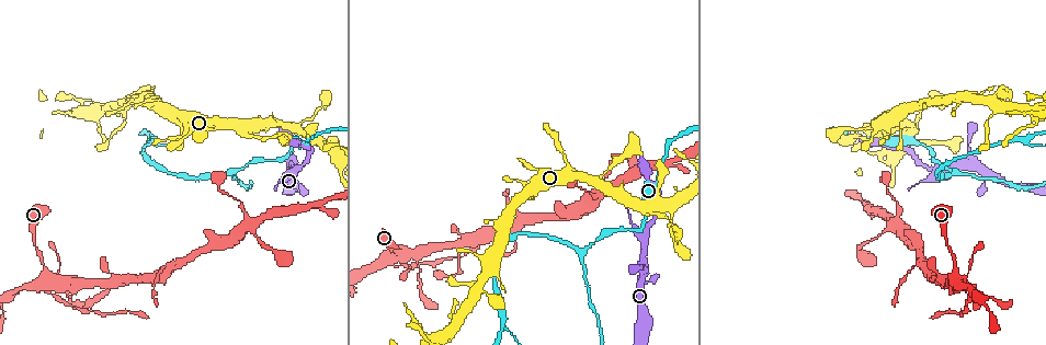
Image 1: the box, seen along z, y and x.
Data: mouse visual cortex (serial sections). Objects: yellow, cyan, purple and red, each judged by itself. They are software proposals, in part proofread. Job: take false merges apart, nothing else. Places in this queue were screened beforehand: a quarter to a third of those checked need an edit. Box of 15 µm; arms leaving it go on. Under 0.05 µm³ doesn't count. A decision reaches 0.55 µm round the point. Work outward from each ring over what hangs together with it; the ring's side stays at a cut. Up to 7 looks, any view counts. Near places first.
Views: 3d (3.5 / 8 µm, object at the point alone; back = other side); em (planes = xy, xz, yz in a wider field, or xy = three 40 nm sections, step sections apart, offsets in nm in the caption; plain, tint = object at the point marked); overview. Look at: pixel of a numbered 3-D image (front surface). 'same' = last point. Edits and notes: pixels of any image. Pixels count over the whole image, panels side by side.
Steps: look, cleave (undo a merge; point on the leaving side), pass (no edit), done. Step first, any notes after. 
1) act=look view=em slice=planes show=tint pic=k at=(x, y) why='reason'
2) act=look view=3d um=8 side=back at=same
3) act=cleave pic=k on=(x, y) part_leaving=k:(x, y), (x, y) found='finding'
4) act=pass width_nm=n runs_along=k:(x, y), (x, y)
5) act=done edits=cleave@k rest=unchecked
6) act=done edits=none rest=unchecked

act=look view=3d um=8 pic=1 at=(664, 203) why='thick turns thin'

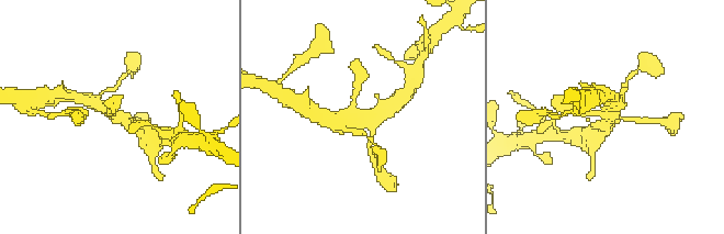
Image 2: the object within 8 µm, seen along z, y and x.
act=look view=3d um=3.5 pic=2 at=(363, 118)

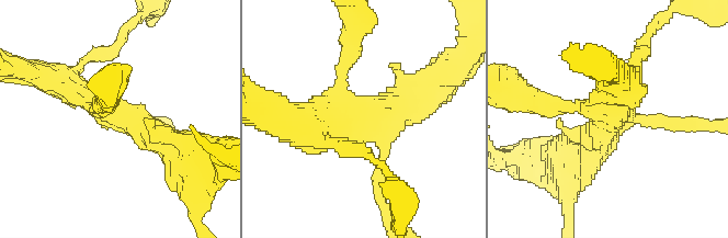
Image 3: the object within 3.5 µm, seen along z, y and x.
act=look view=em slice=planes show=tint pic=3 at=(361, 120) arms=4 arm_widths_nm=150,200,450,450 why='now the EM'

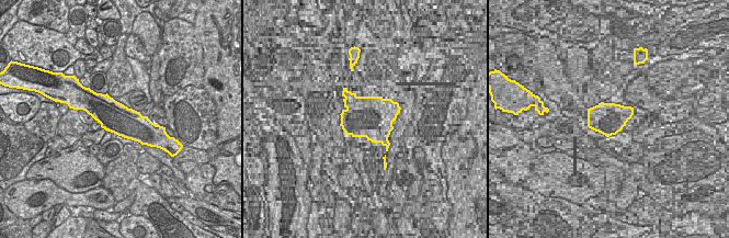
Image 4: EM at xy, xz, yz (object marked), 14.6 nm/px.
act=pass runs_along=3:(55, 78), (177, 149) found='one cell here'

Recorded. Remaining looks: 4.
act=look view=3d um=3.5 pic=1 at=(294, 170) why='a fork'

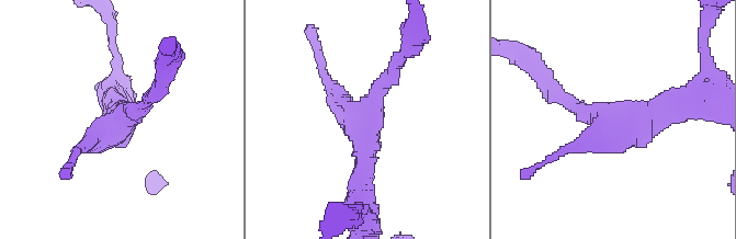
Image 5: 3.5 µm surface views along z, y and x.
act=look view=em slice=xy step=5 show=tint pic=5 at=(367, 120) why='now the EM'

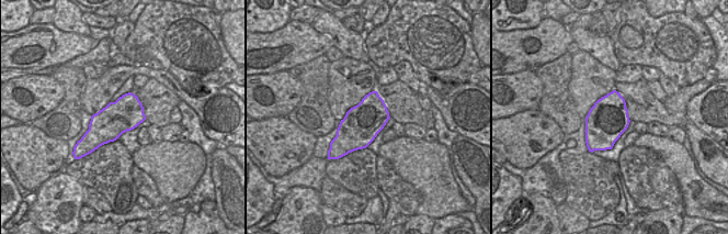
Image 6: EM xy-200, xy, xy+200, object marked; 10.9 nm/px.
act=look view=em slice=xy step=2 show=tint at=same

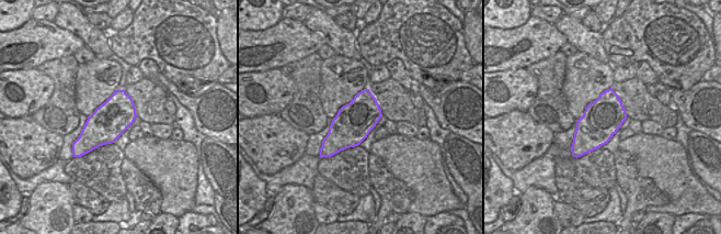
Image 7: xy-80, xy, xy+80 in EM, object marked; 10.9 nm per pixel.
act=pass runs_along=5:(361, 191), (369, 110), (395, 65) found='continuous, no second cell'

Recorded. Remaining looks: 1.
act=done edits=none rest=unchecked

